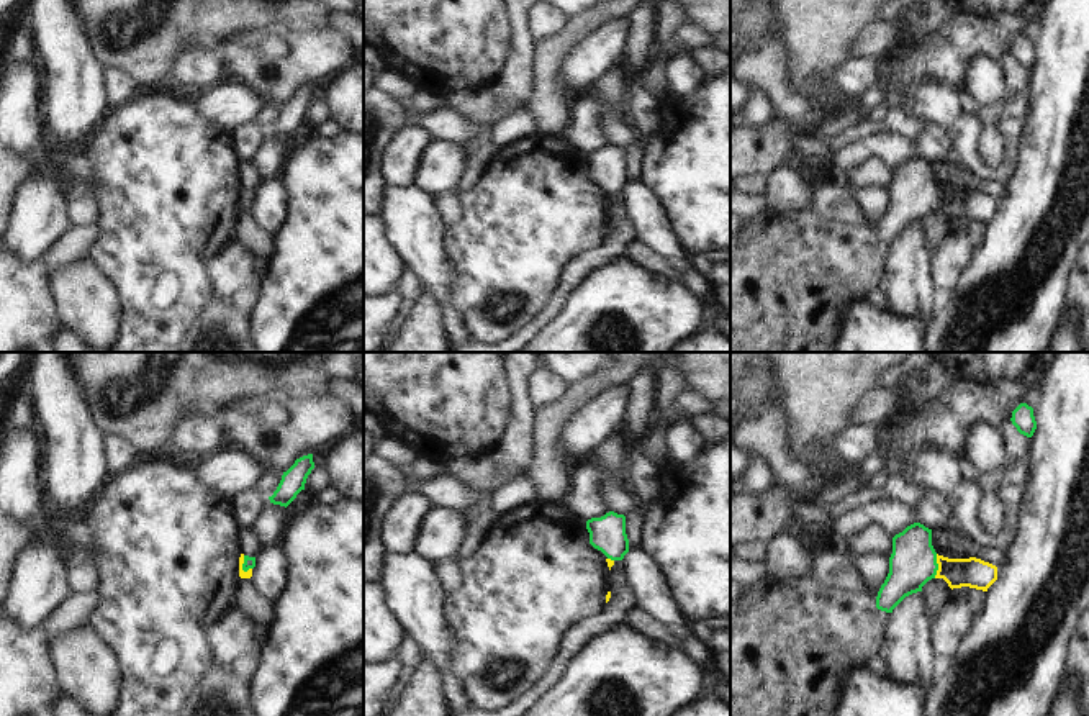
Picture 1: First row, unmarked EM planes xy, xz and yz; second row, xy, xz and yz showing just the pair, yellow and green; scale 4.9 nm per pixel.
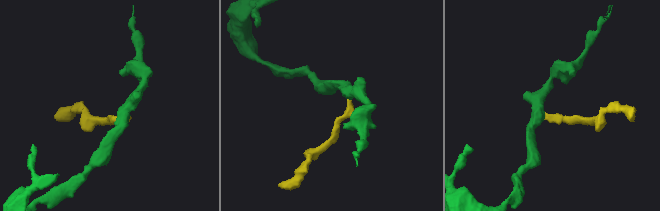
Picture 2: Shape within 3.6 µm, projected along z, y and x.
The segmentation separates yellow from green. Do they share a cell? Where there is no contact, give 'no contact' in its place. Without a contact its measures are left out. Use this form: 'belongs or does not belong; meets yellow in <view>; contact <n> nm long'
belongs; meets yellow in yz; contact 120 nm long

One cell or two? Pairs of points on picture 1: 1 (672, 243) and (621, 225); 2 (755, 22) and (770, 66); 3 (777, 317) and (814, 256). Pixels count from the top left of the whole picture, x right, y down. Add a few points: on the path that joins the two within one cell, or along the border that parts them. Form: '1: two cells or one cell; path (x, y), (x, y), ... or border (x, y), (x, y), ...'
1: two cells; border (621, 194), (637, 236)
2: two cells; border (777, 38), (747, 48)
3: one cell; path (786, 302), (786, 284), (799, 271)

